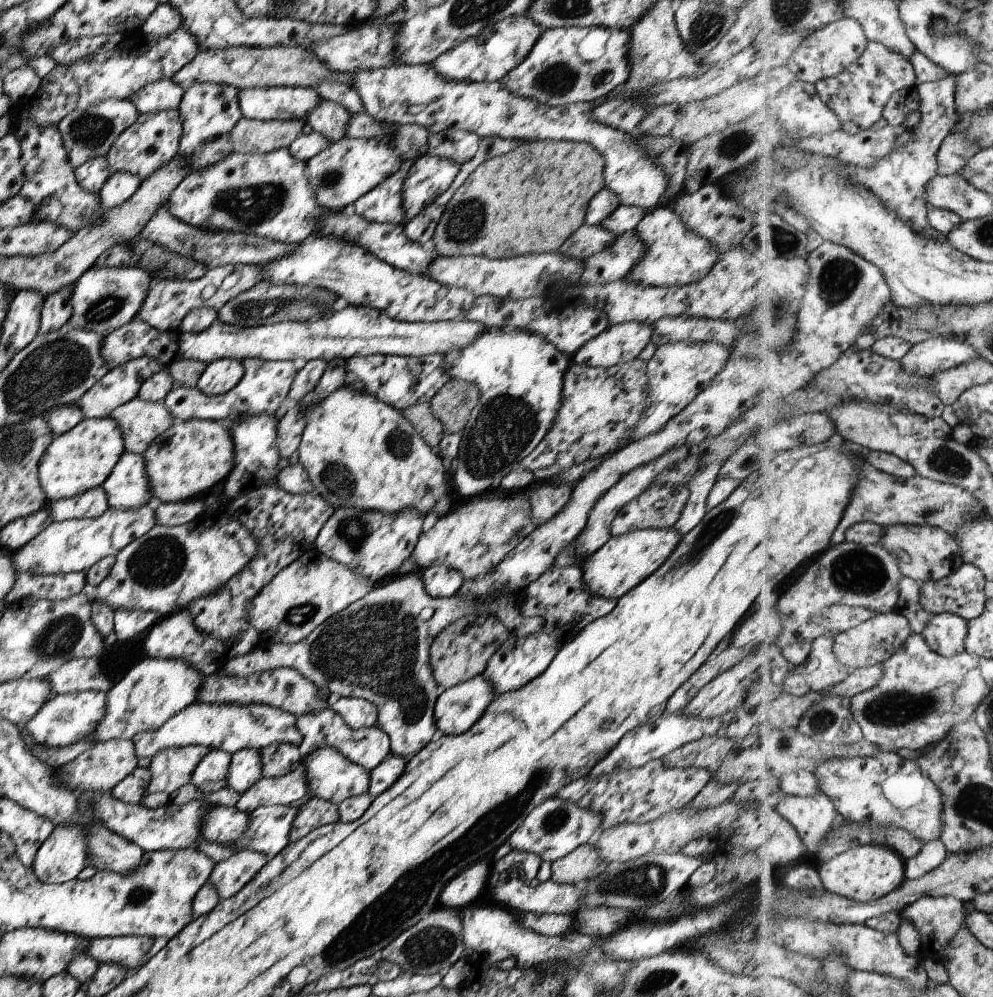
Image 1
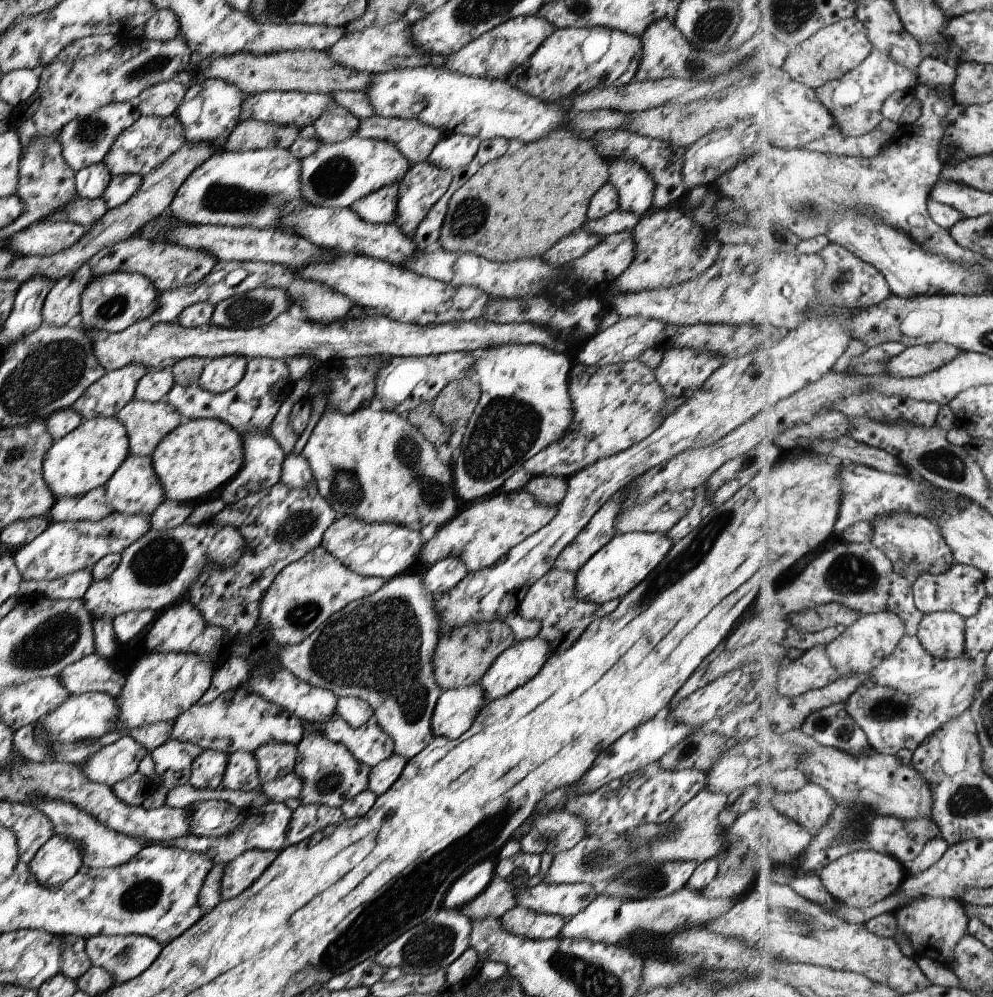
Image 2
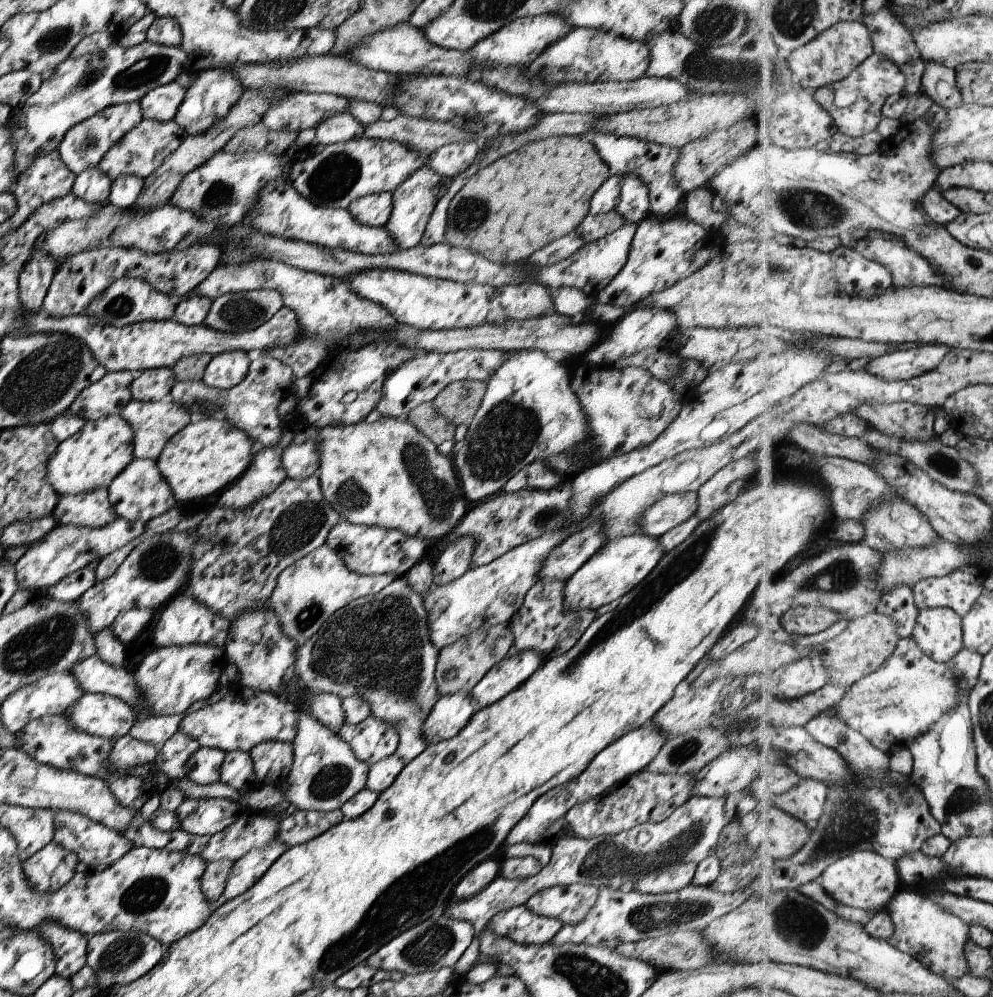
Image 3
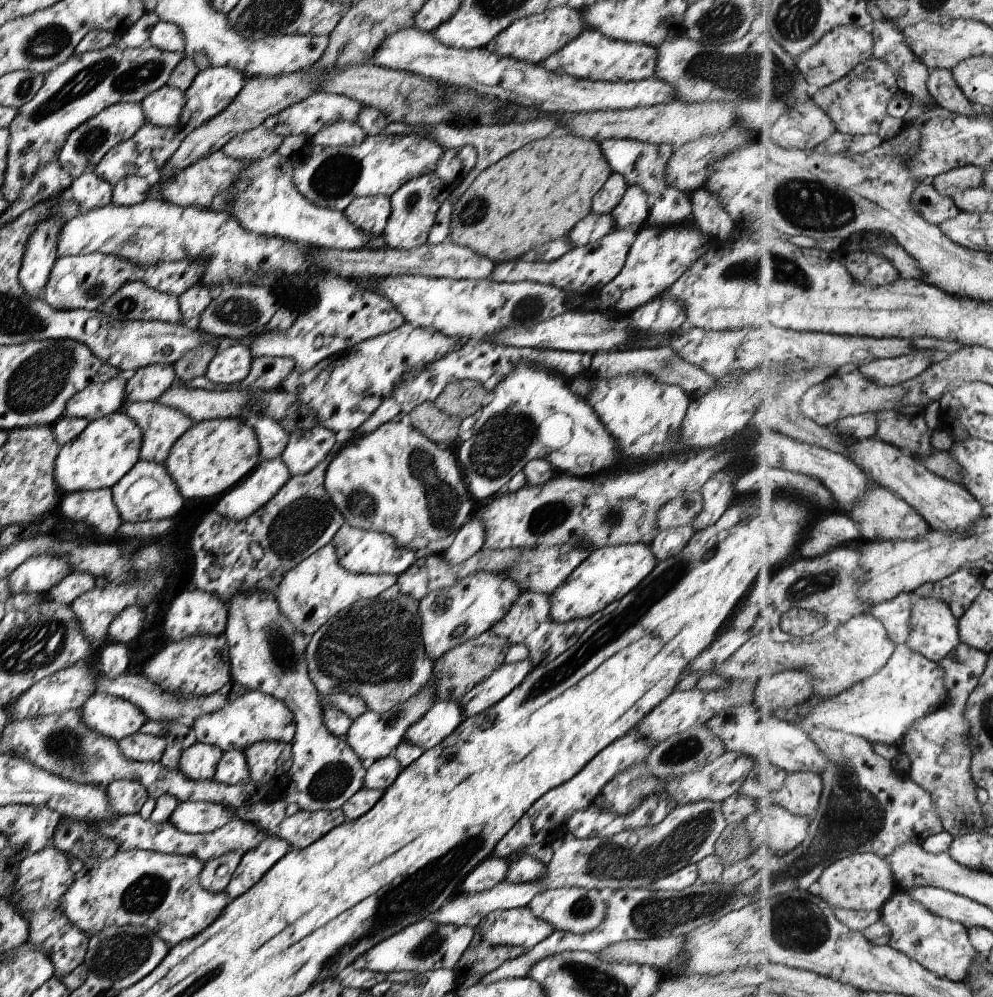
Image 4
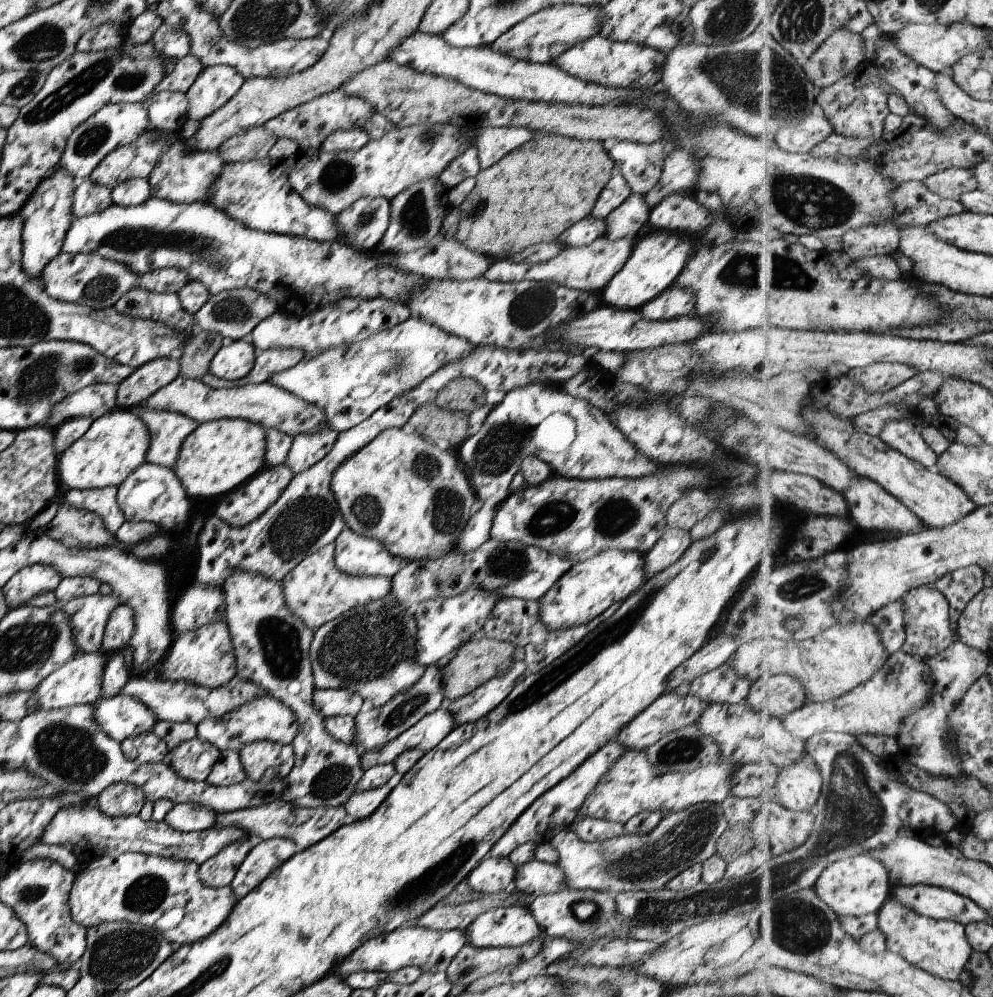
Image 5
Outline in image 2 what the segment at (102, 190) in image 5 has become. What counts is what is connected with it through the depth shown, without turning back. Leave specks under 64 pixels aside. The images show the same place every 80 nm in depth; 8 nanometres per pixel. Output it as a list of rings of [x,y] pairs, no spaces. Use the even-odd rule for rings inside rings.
[[[103,162],[85,166],[74,173],[74,186],[77,197],[81,199],[97,199],[109,184],[109,170]]]

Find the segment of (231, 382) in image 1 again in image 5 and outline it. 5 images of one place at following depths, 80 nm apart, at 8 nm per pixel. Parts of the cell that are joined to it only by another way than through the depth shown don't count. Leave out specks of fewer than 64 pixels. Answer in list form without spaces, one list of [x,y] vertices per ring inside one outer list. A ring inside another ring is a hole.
[[[235,339],[227,346],[221,345],[210,360],[209,370],[214,377],[237,380],[245,376],[254,363],[254,348],[251,342]]]

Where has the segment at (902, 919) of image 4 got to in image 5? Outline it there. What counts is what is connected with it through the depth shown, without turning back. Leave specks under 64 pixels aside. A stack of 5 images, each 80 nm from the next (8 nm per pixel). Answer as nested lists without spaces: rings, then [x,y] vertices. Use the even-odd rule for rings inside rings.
[[[890,898],[878,912],[878,928],[884,932],[888,949],[904,956],[910,963],[921,967],[929,974],[945,980],[959,981],[969,959],[974,953],[967,938],[964,923],[950,920],[937,920],[917,914],[897,900]]]

